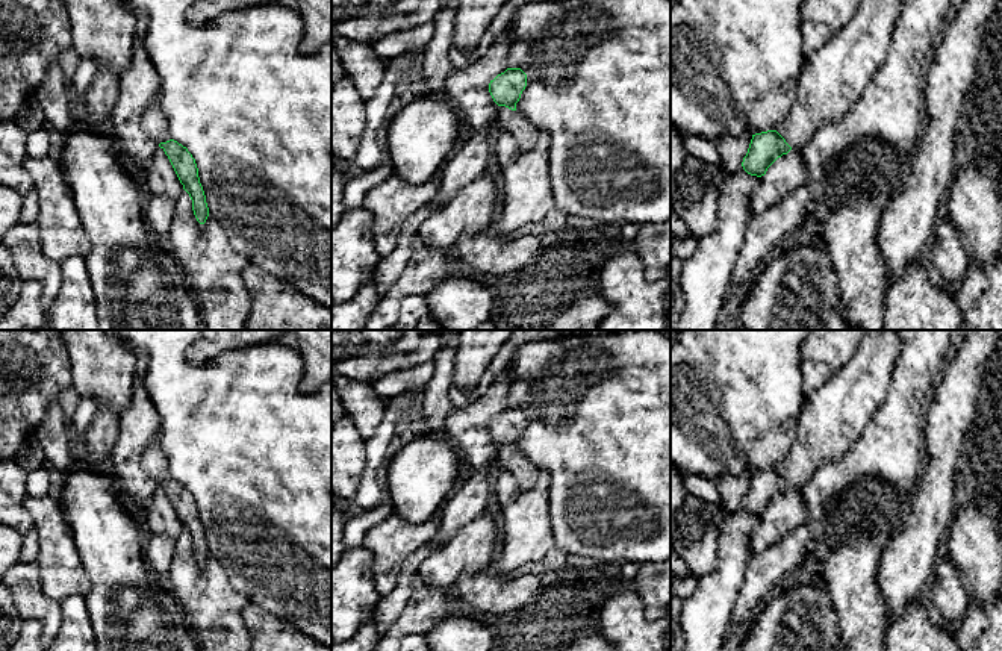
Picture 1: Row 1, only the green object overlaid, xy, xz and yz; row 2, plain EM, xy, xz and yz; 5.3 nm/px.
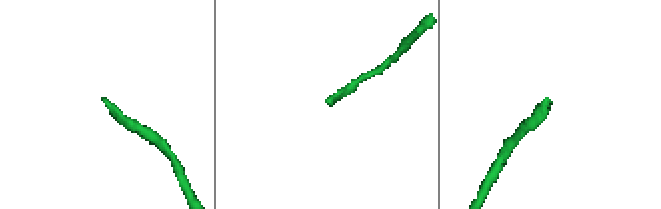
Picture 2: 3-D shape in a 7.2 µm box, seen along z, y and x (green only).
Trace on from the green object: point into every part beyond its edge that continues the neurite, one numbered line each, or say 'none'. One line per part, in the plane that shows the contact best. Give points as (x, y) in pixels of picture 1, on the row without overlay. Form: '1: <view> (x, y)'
1: xz (516, 464)

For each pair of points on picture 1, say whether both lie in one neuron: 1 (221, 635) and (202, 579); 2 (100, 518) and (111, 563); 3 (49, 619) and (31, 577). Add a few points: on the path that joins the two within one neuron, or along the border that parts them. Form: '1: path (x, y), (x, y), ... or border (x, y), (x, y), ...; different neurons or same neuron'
1: path (215, 621), (214, 609), (203, 592); same neuron
2: path (105, 529), (111, 541), (111, 553); same neuron
3: path (43, 609), (31, 597), (31, 588); same neuron

